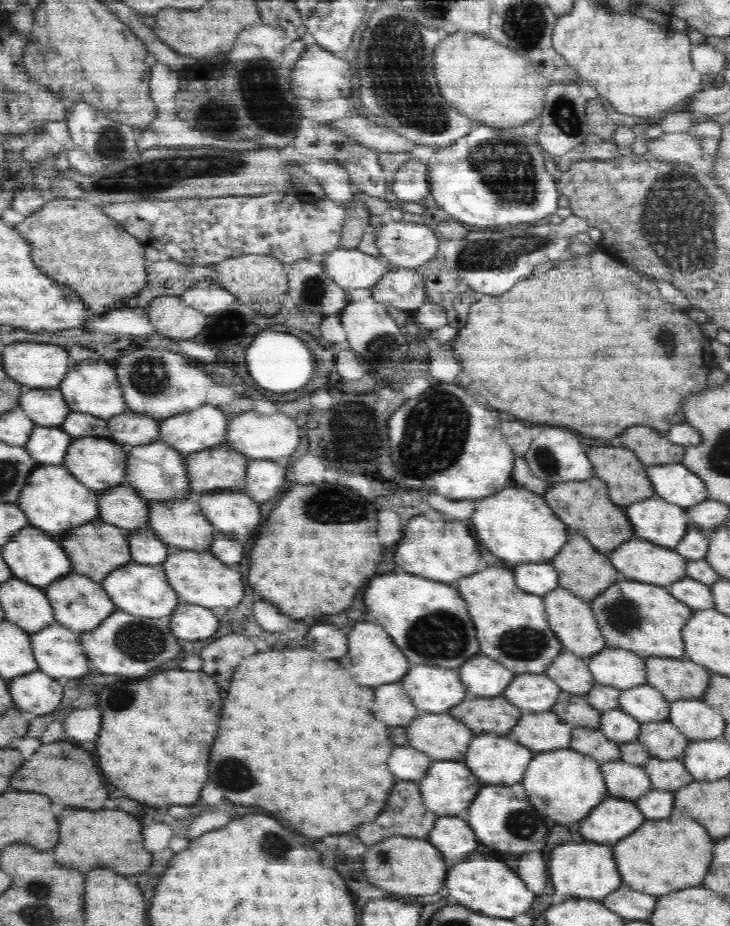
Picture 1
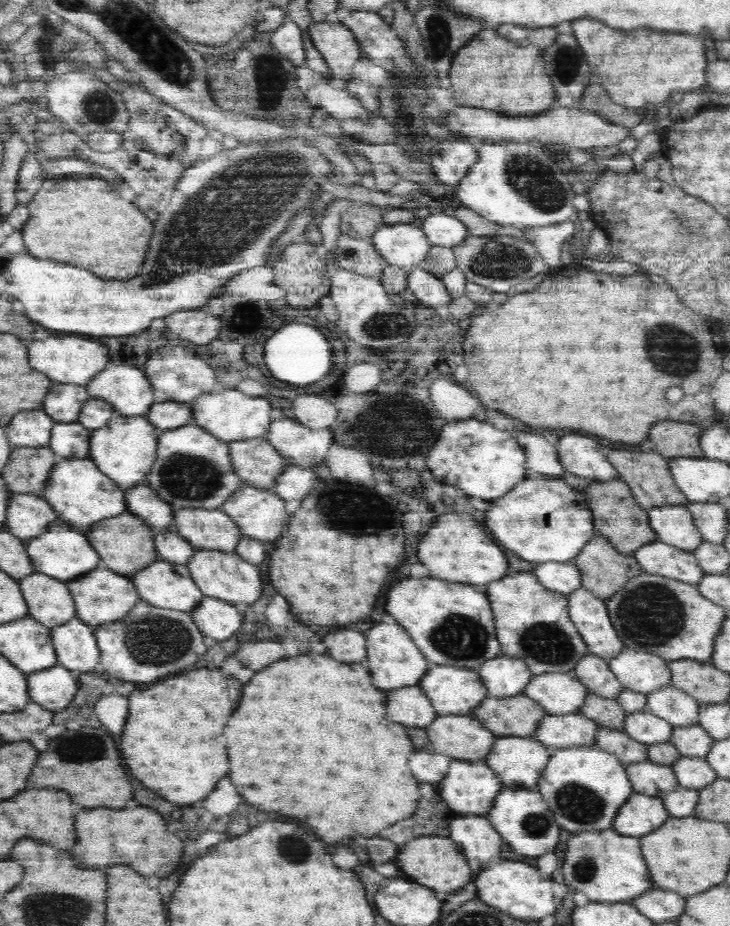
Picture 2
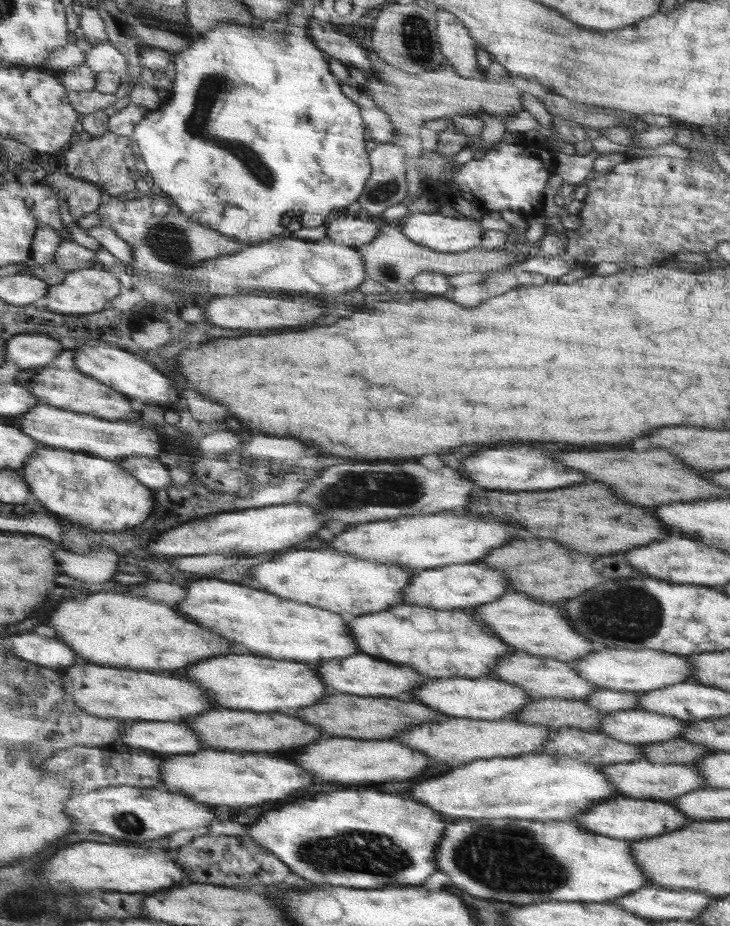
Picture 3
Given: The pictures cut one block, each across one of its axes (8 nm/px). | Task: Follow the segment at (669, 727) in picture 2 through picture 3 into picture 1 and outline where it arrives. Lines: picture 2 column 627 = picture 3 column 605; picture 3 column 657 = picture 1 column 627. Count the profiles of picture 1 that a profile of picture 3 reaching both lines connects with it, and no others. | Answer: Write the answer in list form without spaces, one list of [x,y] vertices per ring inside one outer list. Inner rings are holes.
[[[622,709],[603,711],[599,729],[608,740],[614,743],[628,743],[638,741],[641,722]]]

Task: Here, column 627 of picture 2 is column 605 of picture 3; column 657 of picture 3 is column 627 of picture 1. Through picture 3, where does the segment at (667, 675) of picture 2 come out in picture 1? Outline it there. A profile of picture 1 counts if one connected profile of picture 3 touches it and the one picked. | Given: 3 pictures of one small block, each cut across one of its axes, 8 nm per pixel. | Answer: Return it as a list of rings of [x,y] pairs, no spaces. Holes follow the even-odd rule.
[[[607,646],[587,658],[586,662],[596,684],[608,685],[620,691],[646,684],[646,663],[635,652]]]

